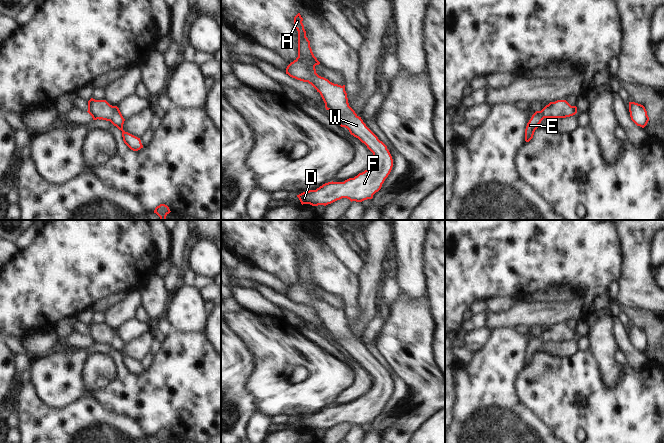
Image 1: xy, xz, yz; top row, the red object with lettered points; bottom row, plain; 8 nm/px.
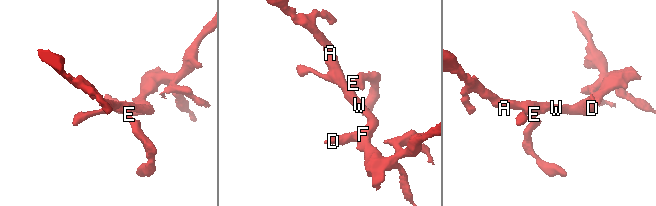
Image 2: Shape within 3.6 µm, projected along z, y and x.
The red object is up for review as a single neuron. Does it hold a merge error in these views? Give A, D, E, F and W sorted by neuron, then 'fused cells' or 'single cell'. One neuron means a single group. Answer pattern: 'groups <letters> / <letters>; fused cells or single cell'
groups A D E F W; single cell

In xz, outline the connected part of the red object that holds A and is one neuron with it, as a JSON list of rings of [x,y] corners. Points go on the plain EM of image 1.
[[[300,237],[294,241],[294,251],[298,255],[298,281],[286,292],[286,298],[297,304],[308,306],[320,317],[326,334],[329,334],[341,351],[349,354],[373,377],[369,392],[354,402],[344,406],[328,406],[317,412],[303,416],[297,421],[301,428],[312,430],[328,429],[342,422],[351,426],[372,423],[378,416],[393,391],[392,380],[387,370],[366,350],[361,341],[349,330],[345,309],[330,306],[316,297],[315,290],[320,286],[314,280],[310,265],[302,247]]]

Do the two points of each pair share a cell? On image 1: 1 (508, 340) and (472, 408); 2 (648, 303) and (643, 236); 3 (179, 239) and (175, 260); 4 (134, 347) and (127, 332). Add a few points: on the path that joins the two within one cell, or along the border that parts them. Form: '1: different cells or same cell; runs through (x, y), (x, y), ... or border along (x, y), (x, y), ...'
1: same cell; runs through (503, 357), (493, 369), (485, 391)
2: same cell; runs through (640, 286), (640, 253)
3: same cell; runs through (177, 244), (175, 255)
4: different cells; border along (147, 331), (130, 339), (125, 344)

